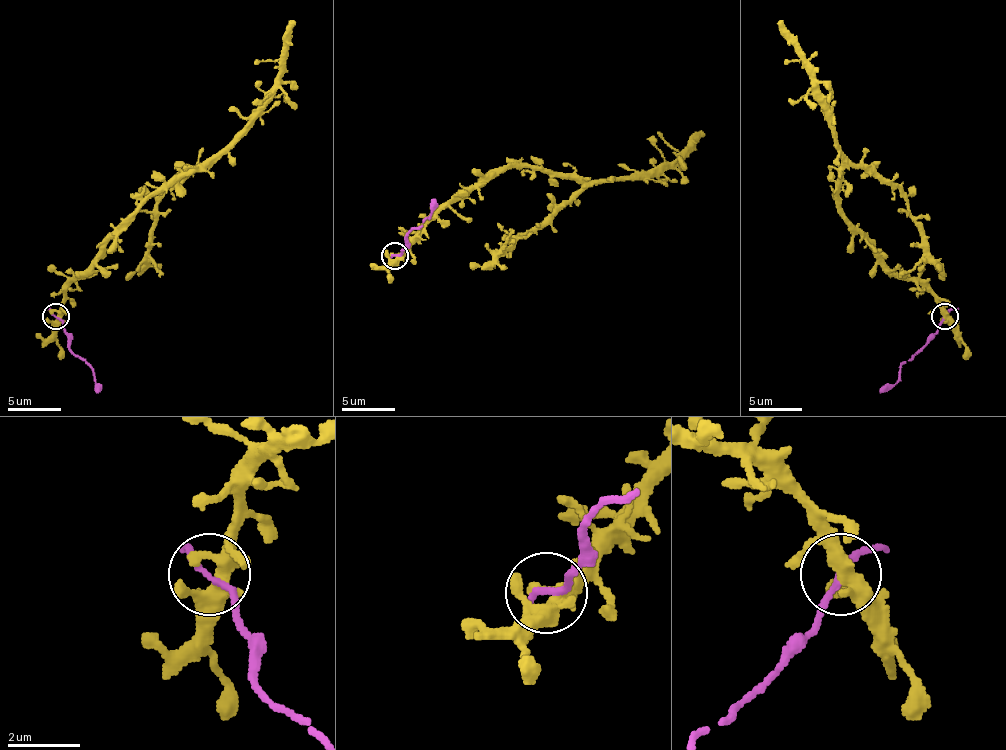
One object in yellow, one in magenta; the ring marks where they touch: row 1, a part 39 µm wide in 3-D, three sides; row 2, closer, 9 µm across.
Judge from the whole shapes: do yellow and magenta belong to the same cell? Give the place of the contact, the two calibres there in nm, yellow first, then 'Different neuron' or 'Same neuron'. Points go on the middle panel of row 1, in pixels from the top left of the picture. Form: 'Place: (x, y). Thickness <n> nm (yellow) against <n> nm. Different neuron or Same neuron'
Place: (395, 256). Thickness 380 nm (yellow) against 160 nm. Same neuron

